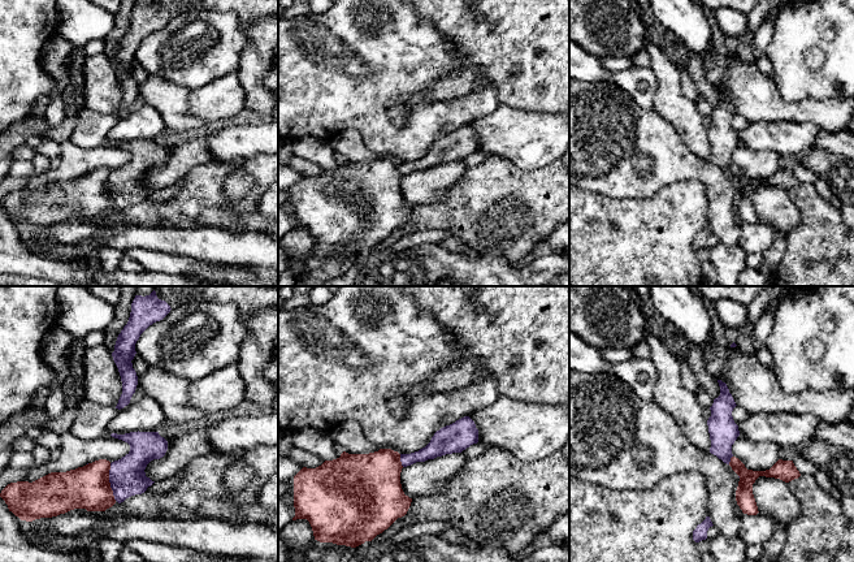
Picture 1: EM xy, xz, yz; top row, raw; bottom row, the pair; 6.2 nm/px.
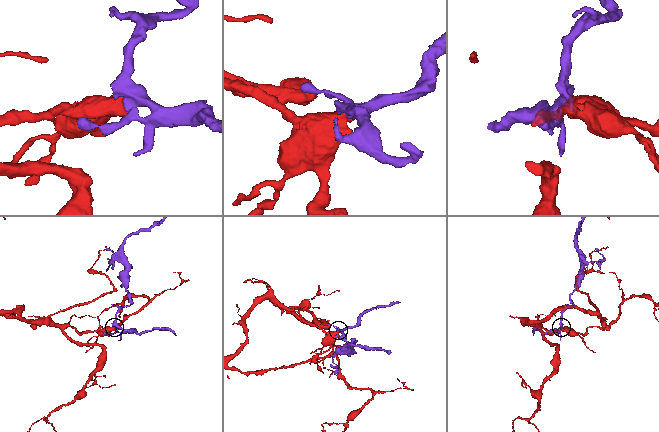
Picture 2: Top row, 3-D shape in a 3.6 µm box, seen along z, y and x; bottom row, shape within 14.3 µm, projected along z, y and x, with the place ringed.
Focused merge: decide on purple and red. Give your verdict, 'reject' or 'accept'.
reject

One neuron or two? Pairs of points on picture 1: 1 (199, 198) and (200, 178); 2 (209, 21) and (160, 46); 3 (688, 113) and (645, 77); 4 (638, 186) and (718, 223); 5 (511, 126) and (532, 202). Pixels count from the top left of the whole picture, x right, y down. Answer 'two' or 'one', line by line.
1: one
2: one
3: two
4: one
5: two

